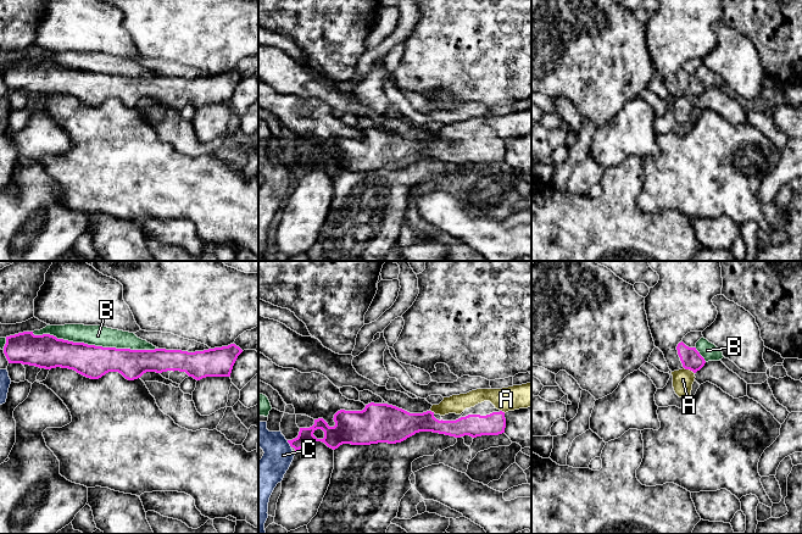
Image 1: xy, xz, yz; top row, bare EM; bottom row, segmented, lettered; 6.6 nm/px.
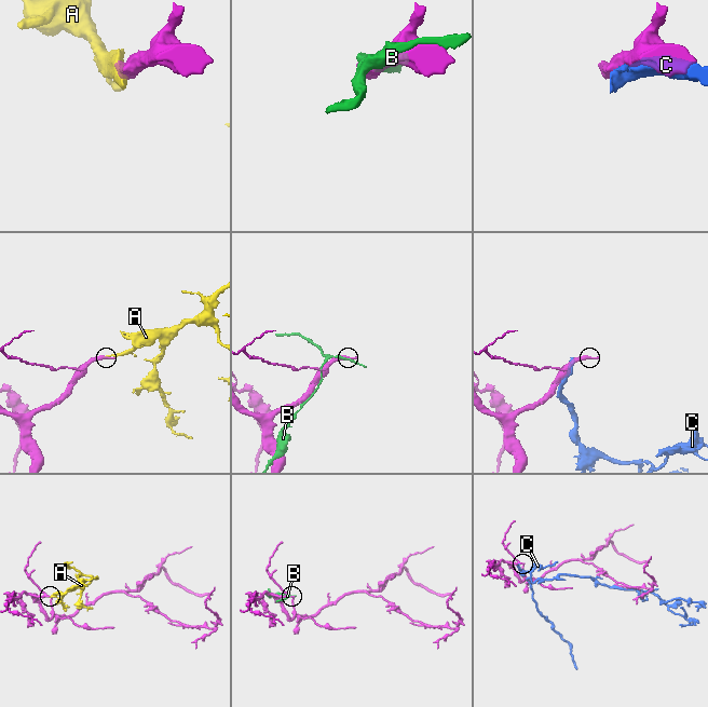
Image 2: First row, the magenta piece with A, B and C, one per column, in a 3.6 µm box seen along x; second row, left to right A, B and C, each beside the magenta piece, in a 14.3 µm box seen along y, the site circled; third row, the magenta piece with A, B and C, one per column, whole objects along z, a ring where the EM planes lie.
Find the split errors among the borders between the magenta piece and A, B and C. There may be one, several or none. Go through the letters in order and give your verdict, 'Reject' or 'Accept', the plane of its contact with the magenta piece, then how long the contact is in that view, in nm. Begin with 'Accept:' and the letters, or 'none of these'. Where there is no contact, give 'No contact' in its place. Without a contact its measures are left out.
Accept: A
A: Accept. Touches magenta in yz. Shared border 80 nm
B: Reject. Touches magenta in xy. Shared border 850 nm
C: Reject. Touches magenta in xz. Shared border 60 nm

